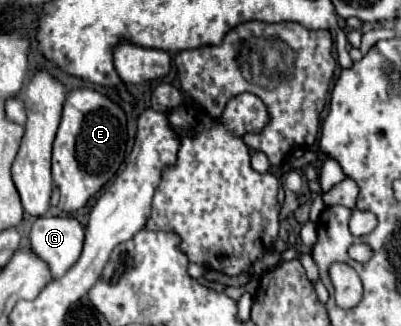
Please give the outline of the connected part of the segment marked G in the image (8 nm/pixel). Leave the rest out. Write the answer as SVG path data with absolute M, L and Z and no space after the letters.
M43 216L33 222L29 238L33 254L49 266L53 280L57 280L81 256L83 226L73 216Z

